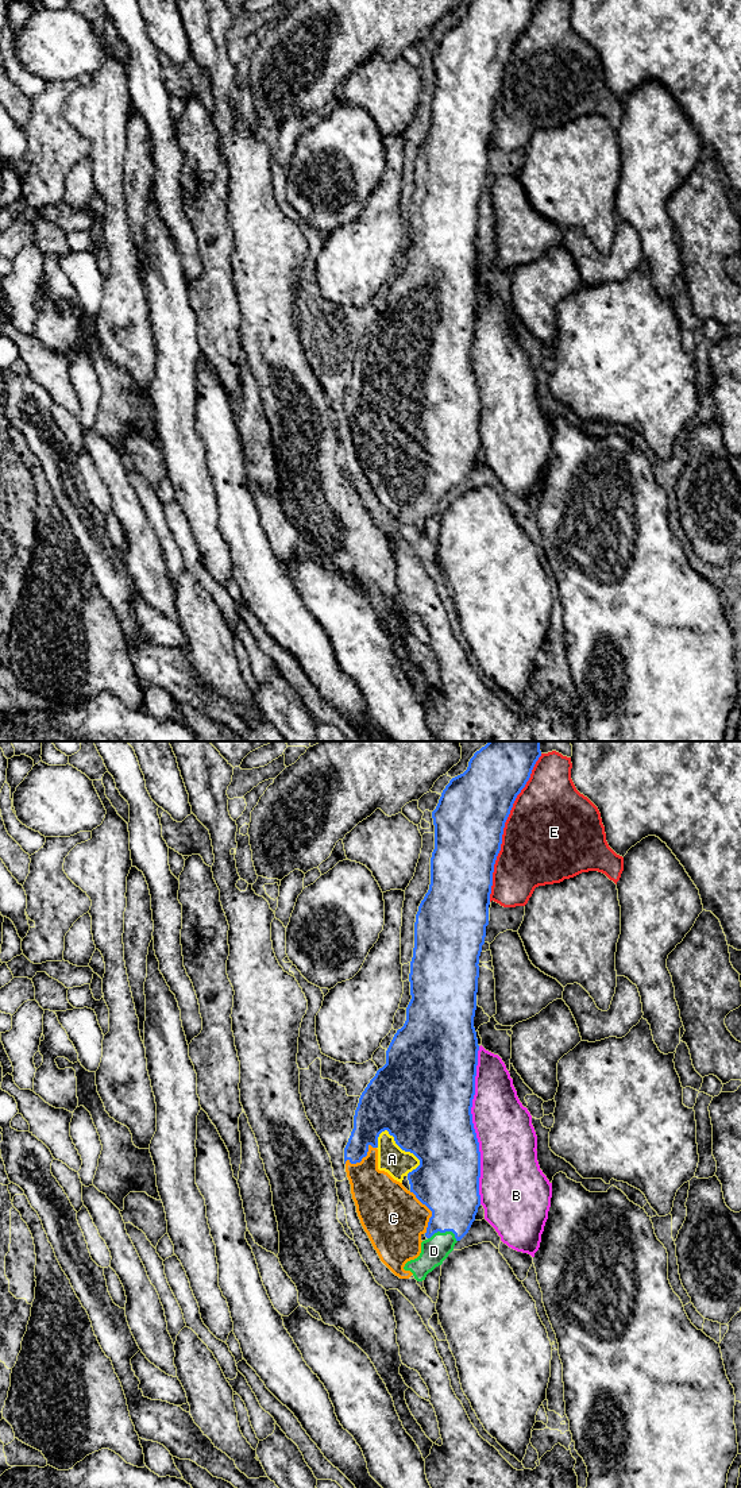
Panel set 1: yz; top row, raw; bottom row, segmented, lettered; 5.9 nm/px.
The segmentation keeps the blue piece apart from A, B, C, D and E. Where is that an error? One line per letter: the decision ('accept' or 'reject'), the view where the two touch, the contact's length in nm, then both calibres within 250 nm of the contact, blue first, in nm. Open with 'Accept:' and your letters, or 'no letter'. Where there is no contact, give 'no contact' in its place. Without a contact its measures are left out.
Accept: A, C, D
A: accept | yz | 320 nm | 500/170 nm
B: reject | yz | 950 nm | 460/340 nm
C: accept | yz | 280 nm | 380/360 nm
D: accept | yz | 180 nm | 340/160 nm
E: reject | yz | 900 nm | 420/480 nm

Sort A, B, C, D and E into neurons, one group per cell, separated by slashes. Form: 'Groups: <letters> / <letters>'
Groups: A C D / B / E

